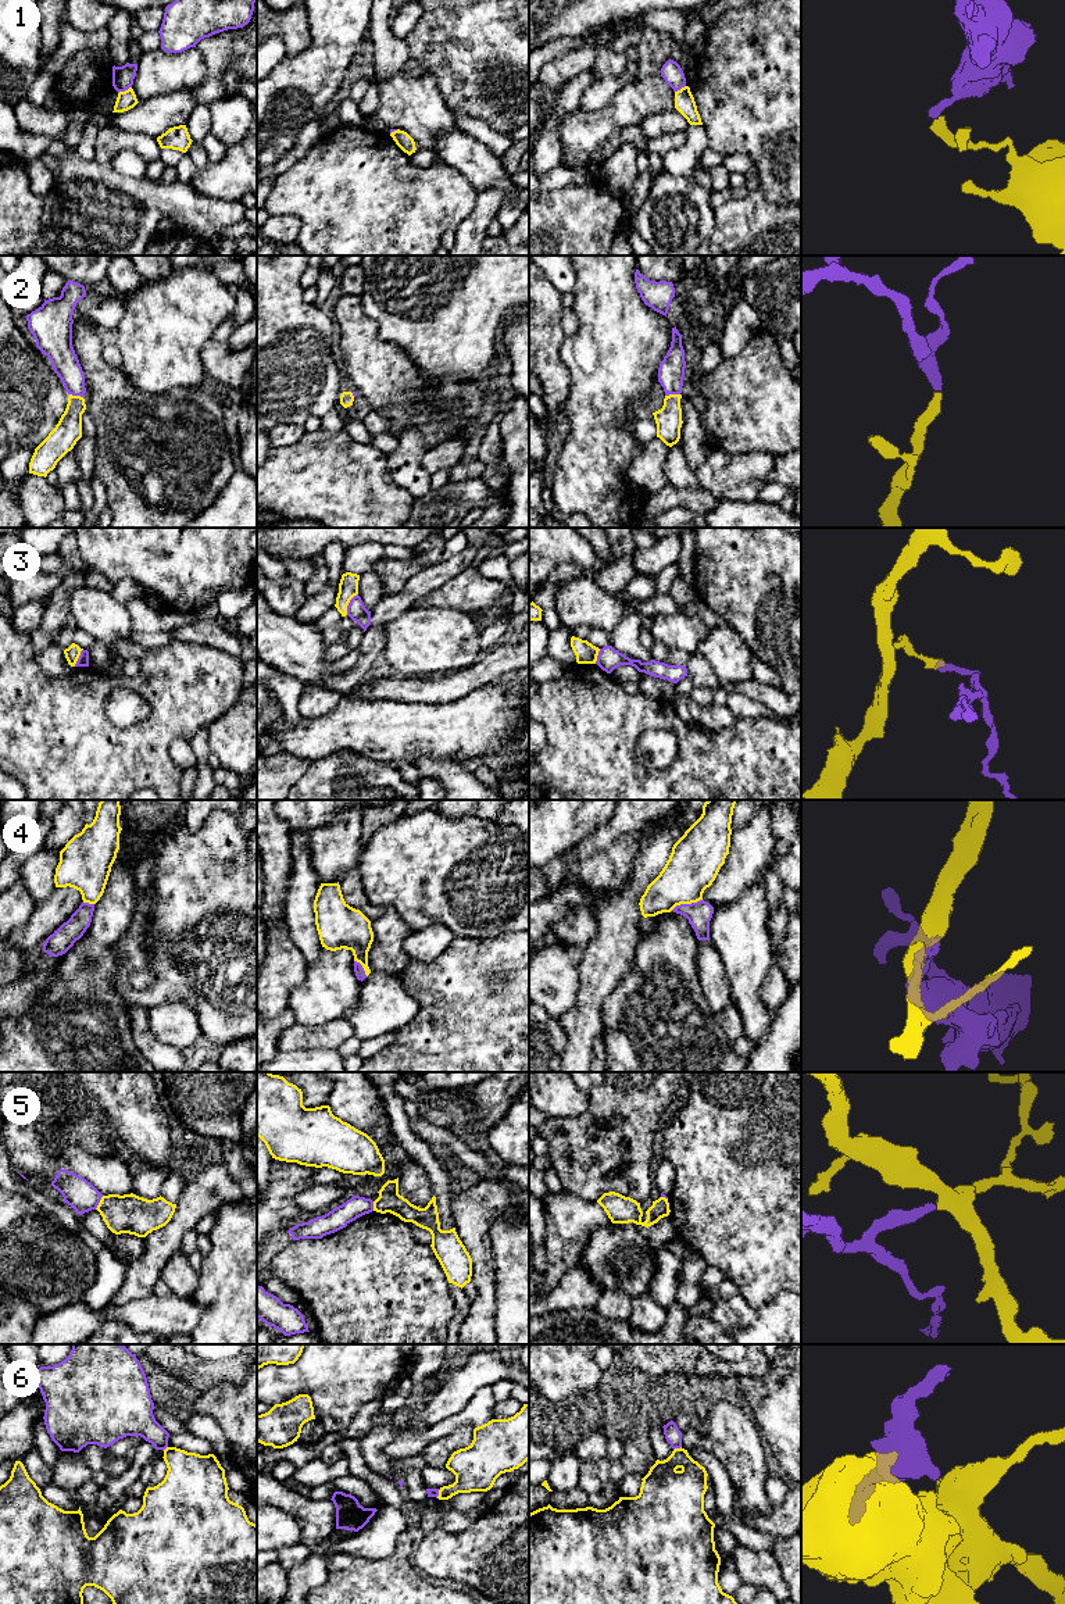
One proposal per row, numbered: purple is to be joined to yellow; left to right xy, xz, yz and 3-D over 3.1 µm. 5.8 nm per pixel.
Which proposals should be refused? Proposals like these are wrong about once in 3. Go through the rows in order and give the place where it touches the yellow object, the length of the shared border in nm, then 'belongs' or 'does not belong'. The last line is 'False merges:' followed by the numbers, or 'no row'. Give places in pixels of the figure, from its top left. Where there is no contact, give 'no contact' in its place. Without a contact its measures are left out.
1: contact xy (125, 90); length 90 nm; does not belong
2: contact yz (672, 395); length 90 nm; belongs
3: contact xz (347, 604); length 140 nm; does not belong
4: contact yz (686, 903); length 200 nm; does not belong
5: contact xy (99, 1203); length 90 nm; does not belong
6: contact yz (676, 1449); length 50 nm; does not belong
False merges: 1, 3, 4, 5, 6

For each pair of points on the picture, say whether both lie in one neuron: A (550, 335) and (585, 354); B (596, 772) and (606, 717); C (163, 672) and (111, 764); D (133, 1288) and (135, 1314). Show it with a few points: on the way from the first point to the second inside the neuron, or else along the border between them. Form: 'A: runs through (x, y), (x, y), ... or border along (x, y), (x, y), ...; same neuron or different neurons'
A: border along (565, 336), (561, 345), (561, 360), (571, 374); different neurons
B: runs through (596, 758), (596, 731); same neuron
C: runs through (163, 696), (163, 714), (135, 742); same neuron
D: border along (152, 1292), (125, 1303), (110, 1304); different neurons

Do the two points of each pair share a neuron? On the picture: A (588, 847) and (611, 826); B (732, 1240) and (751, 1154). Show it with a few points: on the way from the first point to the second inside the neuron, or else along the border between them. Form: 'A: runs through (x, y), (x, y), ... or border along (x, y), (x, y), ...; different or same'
A: runs through (593, 845), (606, 832); same
B: runs through (751, 1220), (751, 1175); same

